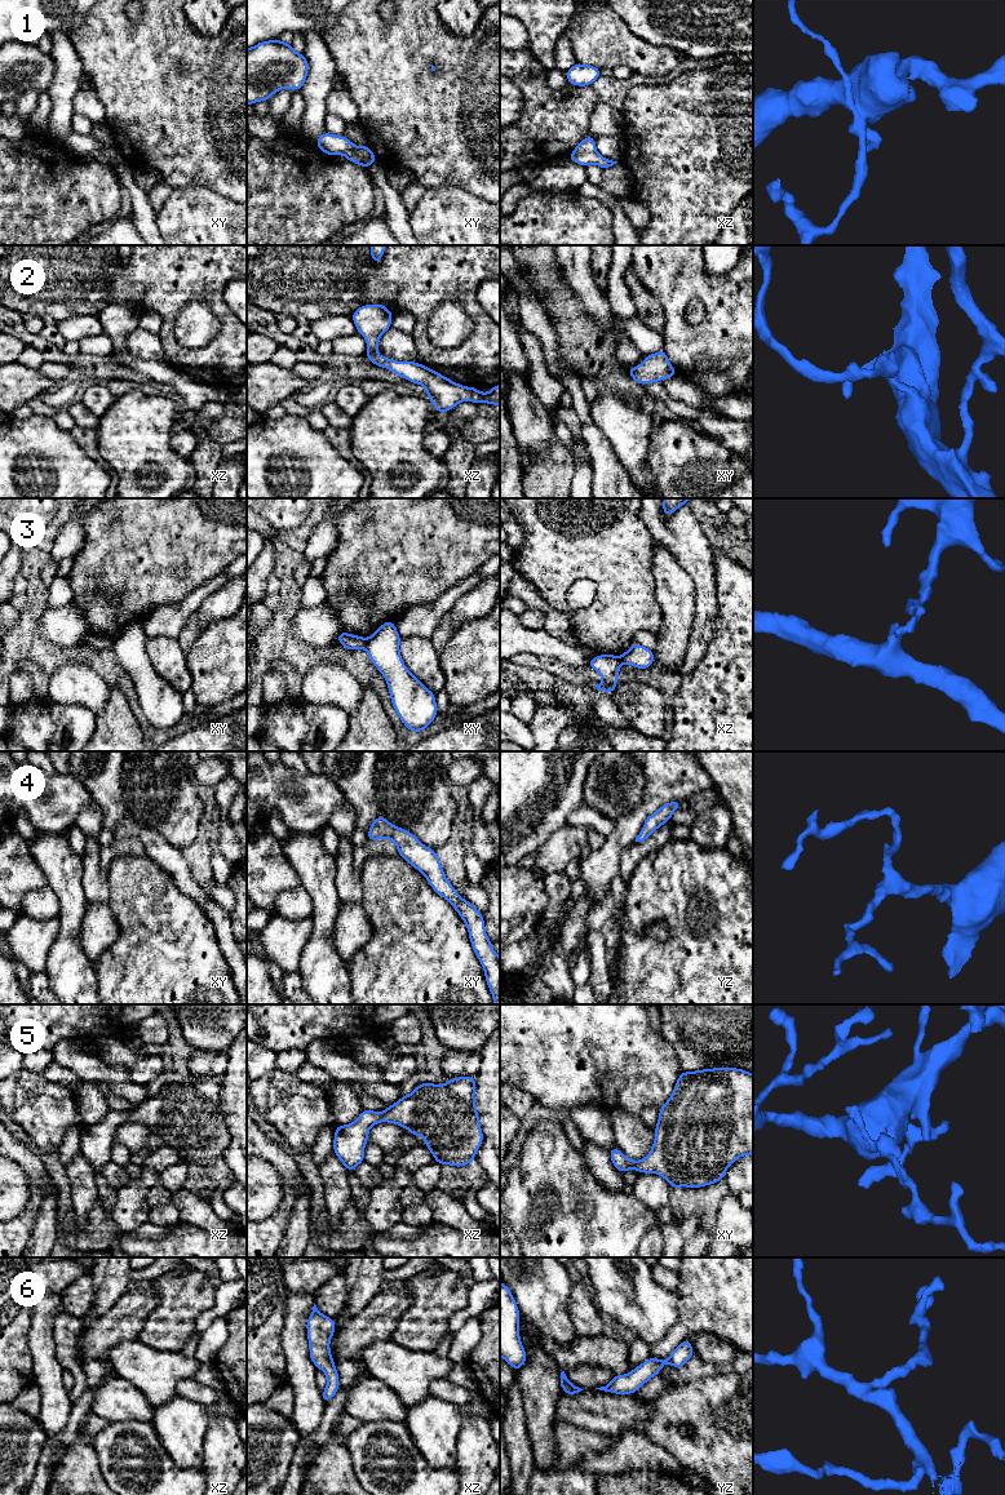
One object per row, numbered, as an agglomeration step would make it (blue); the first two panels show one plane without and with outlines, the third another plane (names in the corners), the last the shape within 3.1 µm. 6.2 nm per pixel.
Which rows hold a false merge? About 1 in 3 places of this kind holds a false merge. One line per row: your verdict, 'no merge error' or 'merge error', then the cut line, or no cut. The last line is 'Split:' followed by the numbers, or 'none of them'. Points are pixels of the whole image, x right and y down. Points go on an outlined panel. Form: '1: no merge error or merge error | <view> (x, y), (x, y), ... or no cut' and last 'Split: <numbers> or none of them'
1: no merge error | no cut
2: no merge error | no cut
3: merge error | xy (367, 639), (364, 647)
4: no merge error | no cut
5: no merge error | no cut
6: no merge error | no cut
Split: 3

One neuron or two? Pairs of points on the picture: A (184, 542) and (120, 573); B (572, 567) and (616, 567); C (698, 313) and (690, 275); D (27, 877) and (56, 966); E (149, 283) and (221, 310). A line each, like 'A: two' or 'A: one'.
A: one
B: one
C: two
D: two
E: one

